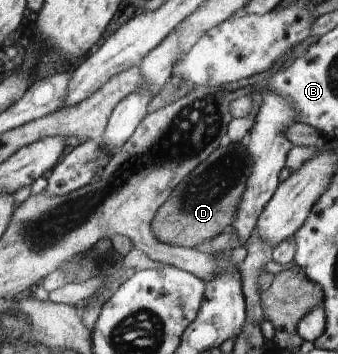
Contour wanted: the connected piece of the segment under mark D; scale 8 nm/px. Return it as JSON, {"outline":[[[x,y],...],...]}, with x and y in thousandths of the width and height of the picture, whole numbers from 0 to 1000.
{"outline":[[[734,376],[707,401],[657,407],[580,475],[562,500],[538,508],[538,517],[524,525],[524,537],[503,554],[500,571],[485,573],[464,593],[464,605],[453,619],[453,653],[467,678],[506,692],[574,703],[586,689],[598,689],[609,678],[627,678],[645,661],[669,655],[672,644],[701,619],[701,605],[713,593],[713,571],[731,534],[731,517],[740,494],[749,492],[749,458],[731,418],[740,395],[740,376]]]}

